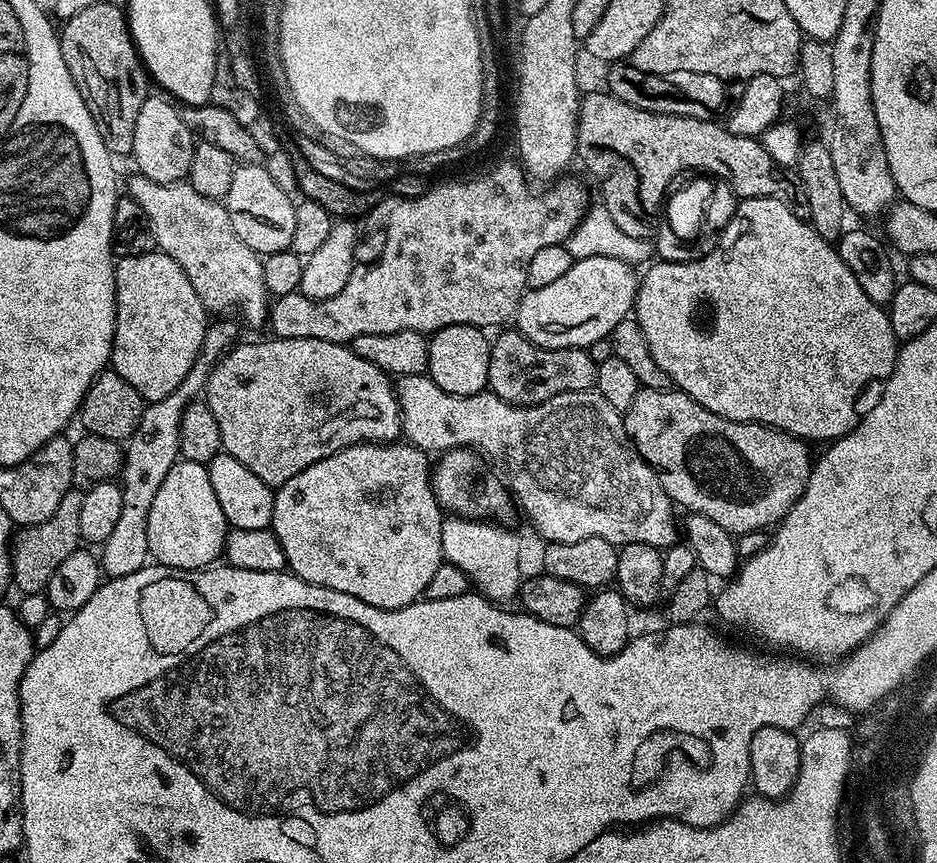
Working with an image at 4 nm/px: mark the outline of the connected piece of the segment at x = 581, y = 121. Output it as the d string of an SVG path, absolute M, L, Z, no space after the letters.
M607 90L592 92L580 101L580 114L576 117L576 155L579 163L588 167L594 179L600 180L600 192L604 195L602 207L610 210L610 218L626 230L626 234L644 236L644 224L628 212L636 211L640 216L652 216L661 211L669 191L668 183L679 172L688 174L707 174L719 178L732 187L737 197L761 196L762 198L778 198L791 208L792 213L800 220L810 217L810 202L806 202L803 187L788 181L789 173L766 154L766 150L754 136L740 136L731 127L720 125L716 120L699 120L689 116L671 116L661 112L651 112L635 108L630 102L622 102L622 98L612 95Z

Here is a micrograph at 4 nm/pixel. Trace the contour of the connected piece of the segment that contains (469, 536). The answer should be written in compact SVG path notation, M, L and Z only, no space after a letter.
M453 515L442 526L442 550L447 563L458 566L468 576L479 595L493 602L515 601L520 591L520 540L500 522Z

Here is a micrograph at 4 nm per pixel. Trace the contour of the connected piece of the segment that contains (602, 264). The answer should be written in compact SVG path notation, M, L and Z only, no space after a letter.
M595 256L577 260L570 266L570 270L566 270L566 274L562 274L562 278L557 278L550 286L525 291L519 297L514 317L515 327L527 340L543 348L591 349L592 344L599 340L607 341L618 322L629 319L636 302L637 283L637 269L618 258Z

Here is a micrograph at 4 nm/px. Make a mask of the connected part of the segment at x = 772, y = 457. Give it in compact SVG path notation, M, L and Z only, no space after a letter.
M644 388L634 398L634 402L629 406L628 411L623 413L624 431L632 439L632 445L638 450L638 454L648 463L651 468L655 468L658 482L662 482L662 490L672 500L673 505L680 504L689 513L697 512L706 518L711 518L713 522L718 522L722 530L741 536L747 532L759 532L771 529L783 520L784 515L798 502L798 498L806 490L806 482L812 473L814 456L808 453L809 445L801 440L799 436L791 436L788 432L780 432L776 428L768 428L765 424L743 424L722 418L710 410L706 410L694 398L690 398L685 392L679 390L665 390L662 388Z

